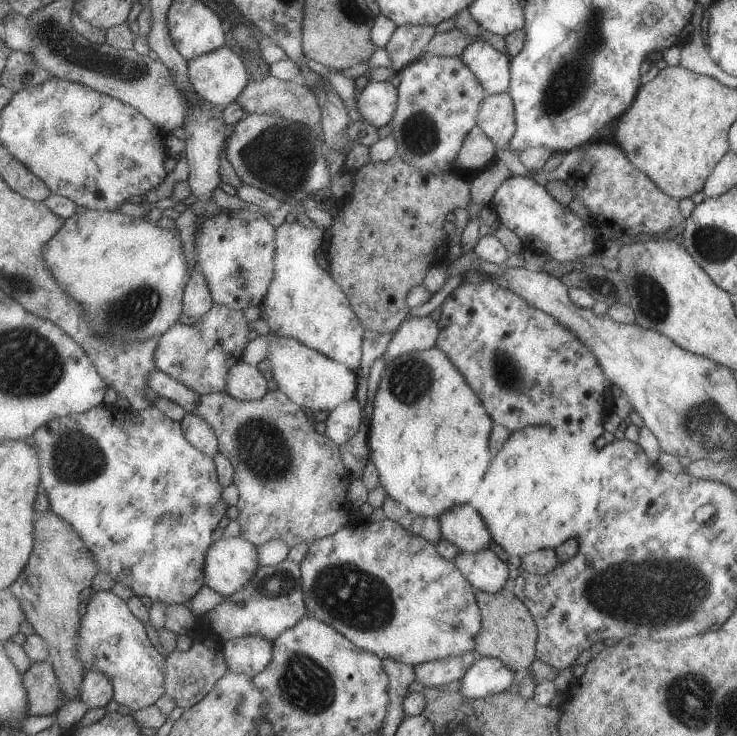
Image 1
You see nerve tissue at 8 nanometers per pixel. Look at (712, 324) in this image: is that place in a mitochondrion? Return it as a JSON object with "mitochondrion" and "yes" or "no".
{"mitochondrion":"no"}

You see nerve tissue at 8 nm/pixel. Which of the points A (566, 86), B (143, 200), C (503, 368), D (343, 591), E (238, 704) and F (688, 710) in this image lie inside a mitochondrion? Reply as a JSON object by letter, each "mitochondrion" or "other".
{"A":"mitochondrion","B":"other","C":"mitochondrion","D":"mitochondrion","E":"mitochondrion","F":"mitochondrion"}

